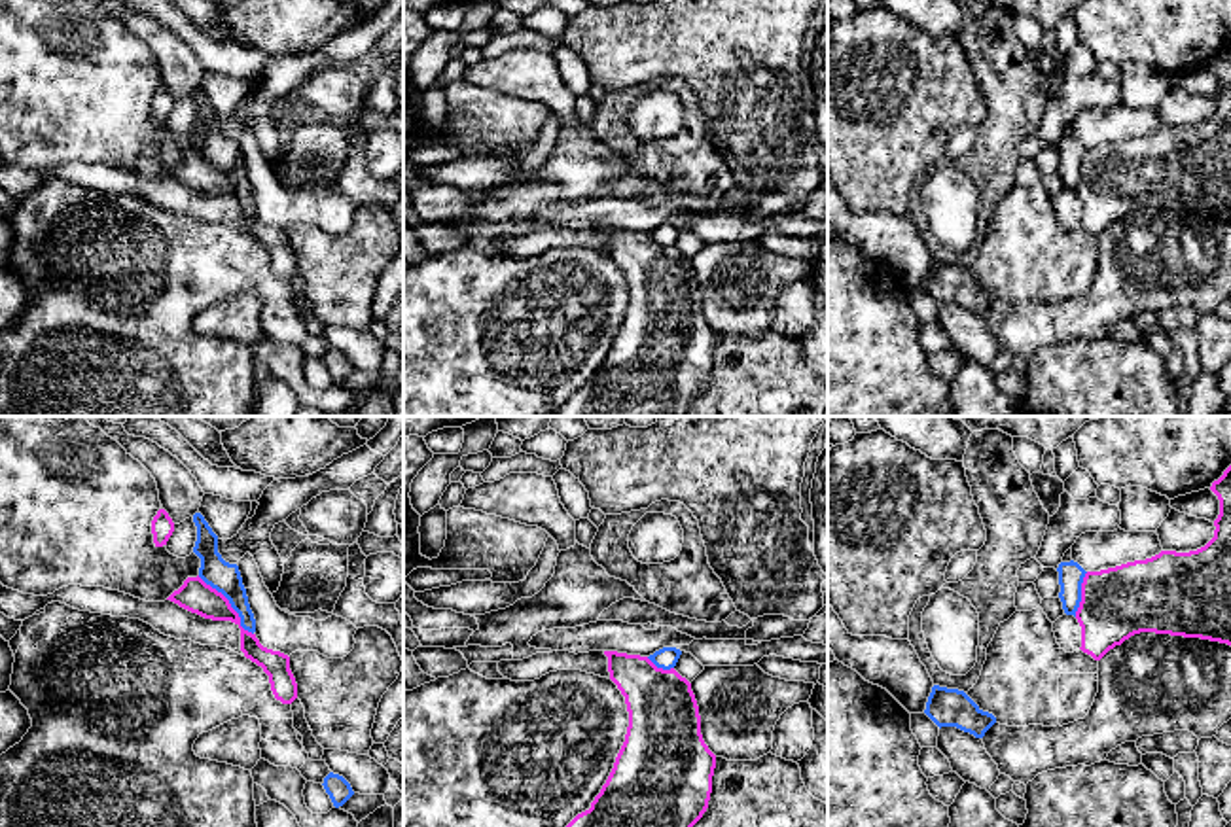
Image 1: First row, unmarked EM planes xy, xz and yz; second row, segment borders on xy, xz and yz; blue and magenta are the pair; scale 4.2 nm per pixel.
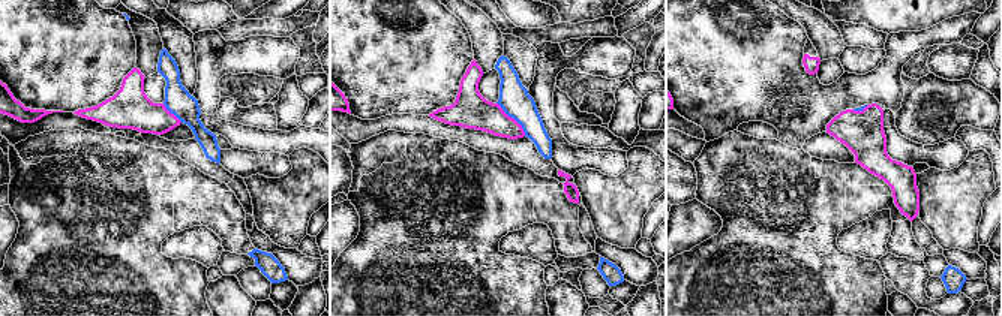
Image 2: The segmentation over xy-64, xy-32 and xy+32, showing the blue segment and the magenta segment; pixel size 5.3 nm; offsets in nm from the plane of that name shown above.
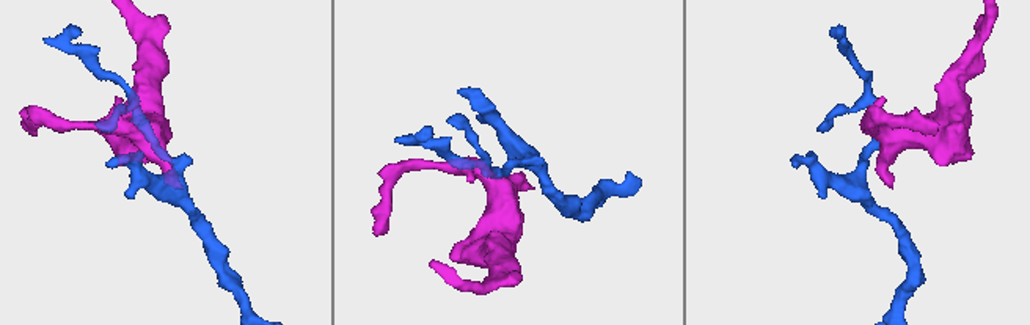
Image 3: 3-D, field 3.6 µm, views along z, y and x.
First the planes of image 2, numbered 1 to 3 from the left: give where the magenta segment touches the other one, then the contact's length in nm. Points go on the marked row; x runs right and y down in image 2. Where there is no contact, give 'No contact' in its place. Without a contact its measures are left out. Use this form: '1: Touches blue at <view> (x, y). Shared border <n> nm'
1: Touches blue at xy-64 (173, 113). Shared border 150 nm
2: Touches blue at xy-32 (513, 117). Shared border 240 nm
3: Touches blue at xy+32 (860, 110). Shared border 90 nm

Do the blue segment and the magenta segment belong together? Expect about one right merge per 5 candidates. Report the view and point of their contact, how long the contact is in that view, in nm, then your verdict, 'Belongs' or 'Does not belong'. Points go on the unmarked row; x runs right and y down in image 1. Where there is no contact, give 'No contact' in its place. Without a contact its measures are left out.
Touches blue at xy (230, 178). Shared border 340 nm. Does not belong

